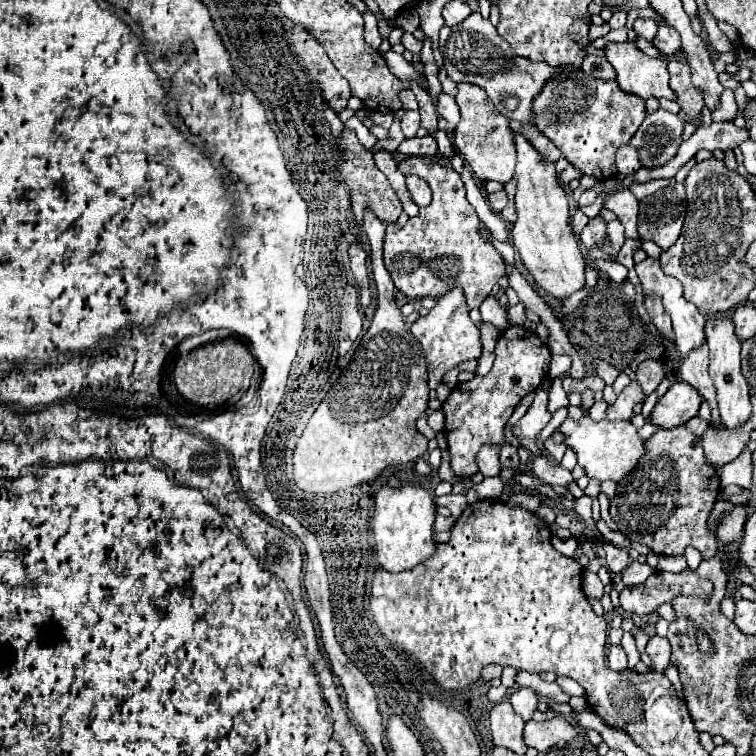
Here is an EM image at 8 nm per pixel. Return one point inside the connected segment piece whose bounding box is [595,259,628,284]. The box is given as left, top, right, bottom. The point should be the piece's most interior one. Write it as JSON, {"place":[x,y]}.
{"place":[616,272]}

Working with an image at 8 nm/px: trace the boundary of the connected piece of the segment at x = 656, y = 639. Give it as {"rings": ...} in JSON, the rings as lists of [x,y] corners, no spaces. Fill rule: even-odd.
{"rings":[[[651,636],[647,642],[647,656],[655,662],[655,670],[663,672],[669,666],[669,656],[671,656],[671,646],[667,638],[661,636]]]}

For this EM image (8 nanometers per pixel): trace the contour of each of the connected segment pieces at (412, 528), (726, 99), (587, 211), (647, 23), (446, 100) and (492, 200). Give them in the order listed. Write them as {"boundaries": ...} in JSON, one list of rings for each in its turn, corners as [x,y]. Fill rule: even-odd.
{"boundaries":[[[[405,484],[401,488],[383,486],[375,496],[373,512],[373,536],[381,568],[395,574],[401,570],[411,570],[413,566],[431,558],[437,548],[433,540],[433,522],[435,522],[435,504],[427,490],[411,484]]],[[[723,90],[723,96],[721,96],[721,106],[717,106],[717,110],[713,110],[713,120],[715,122],[727,122],[731,116],[735,116],[737,112],[737,102],[733,98],[733,92],[731,90]]],[[[597,194],[597,198],[595,198],[593,204],[585,206],[585,208],[579,208],[579,210],[581,210],[587,218],[595,218],[595,216],[599,216],[599,212],[603,210],[603,202],[605,202],[605,196],[603,196],[603,194]]],[[[637,18],[635,24],[633,24],[633,30],[635,30],[639,36],[643,36],[645,40],[649,40],[649,42],[655,38],[657,28],[659,28],[659,26],[657,26],[653,20],[645,20],[645,18]]],[[[441,92],[441,94],[439,94],[439,104],[437,104],[437,114],[439,114],[443,120],[447,120],[449,124],[457,126],[457,122],[459,122],[459,106],[457,106],[455,98]]],[[[499,190],[499,192],[489,194],[489,196],[487,196],[487,202],[489,202],[489,208],[491,208],[495,214],[499,214],[499,212],[501,212],[501,210],[507,206],[509,198],[507,198],[505,190]]]]}

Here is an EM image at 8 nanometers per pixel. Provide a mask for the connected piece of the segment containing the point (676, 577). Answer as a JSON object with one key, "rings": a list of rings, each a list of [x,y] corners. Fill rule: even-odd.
{"rings":[[[685,570],[679,574],[673,572],[655,572],[643,584],[633,588],[625,588],[621,592],[621,608],[627,614],[647,616],[657,612],[664,603],[671,602],[675,596],[701,596],[707,598],[713,590],[713,584],[701,578],[693,570]]]}

